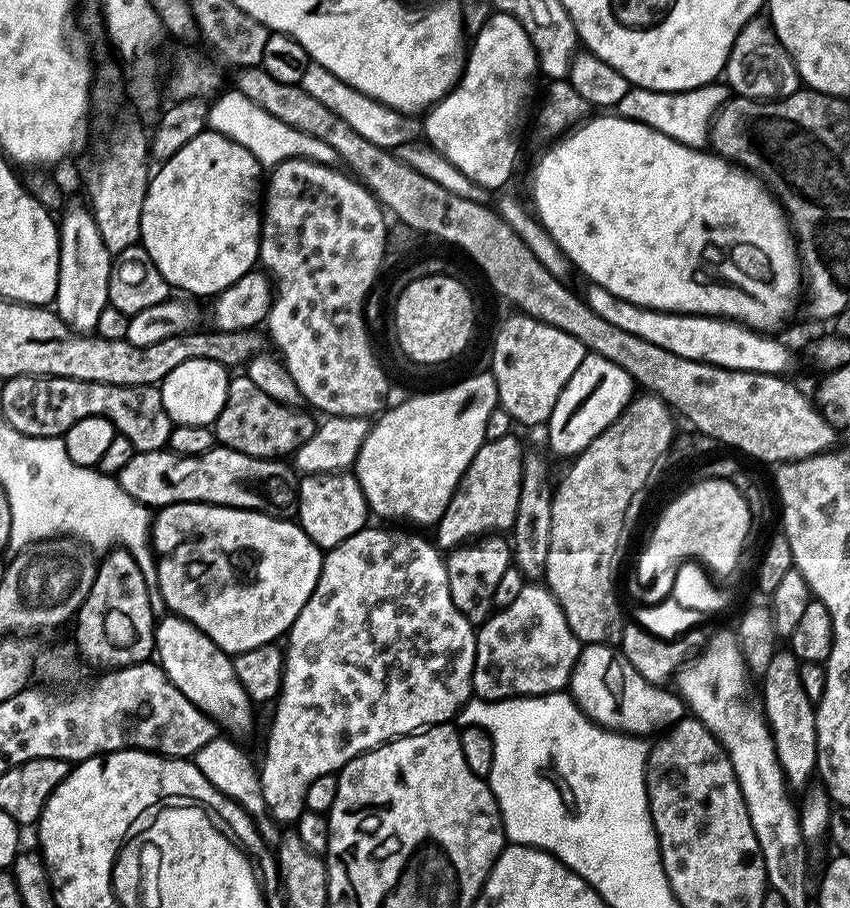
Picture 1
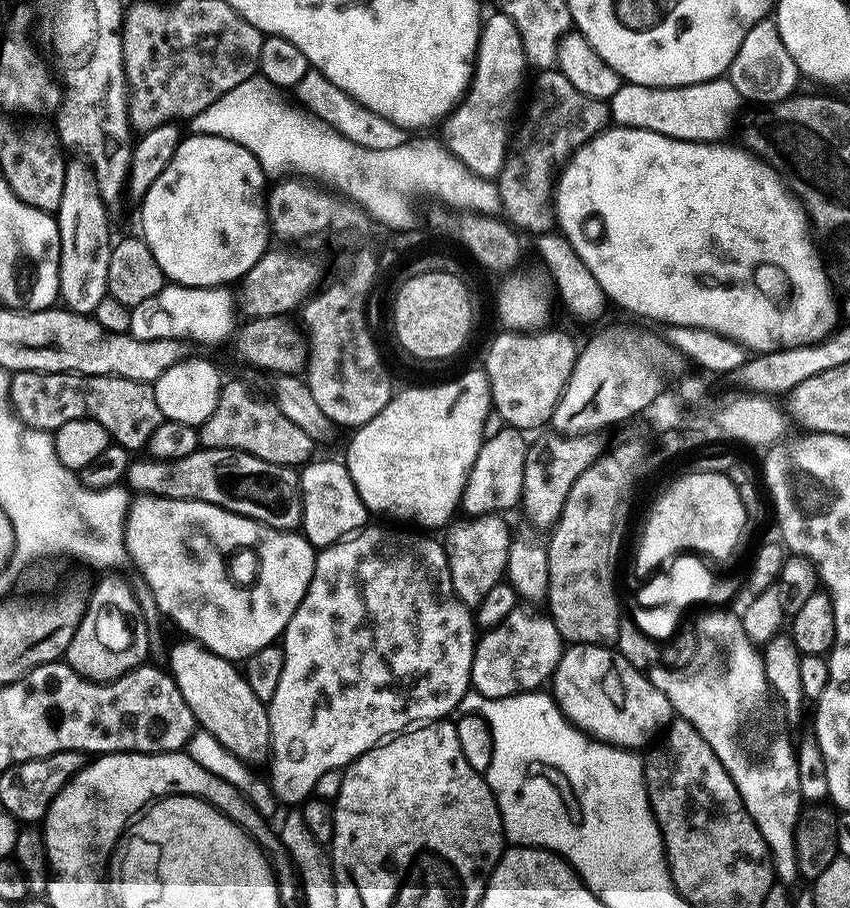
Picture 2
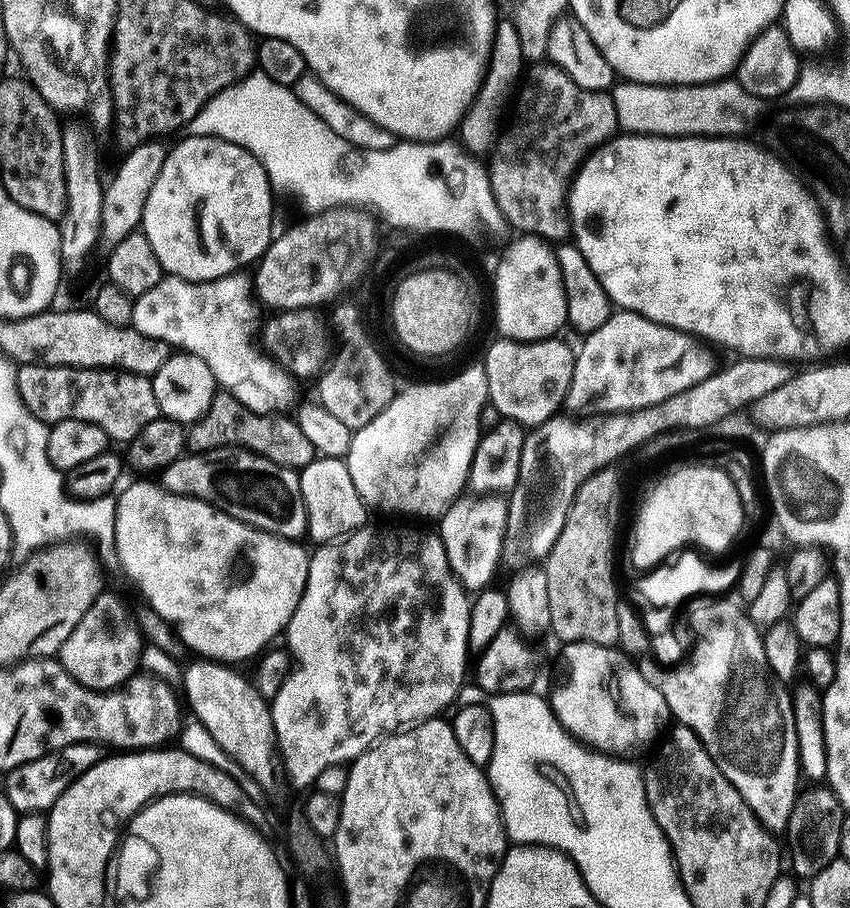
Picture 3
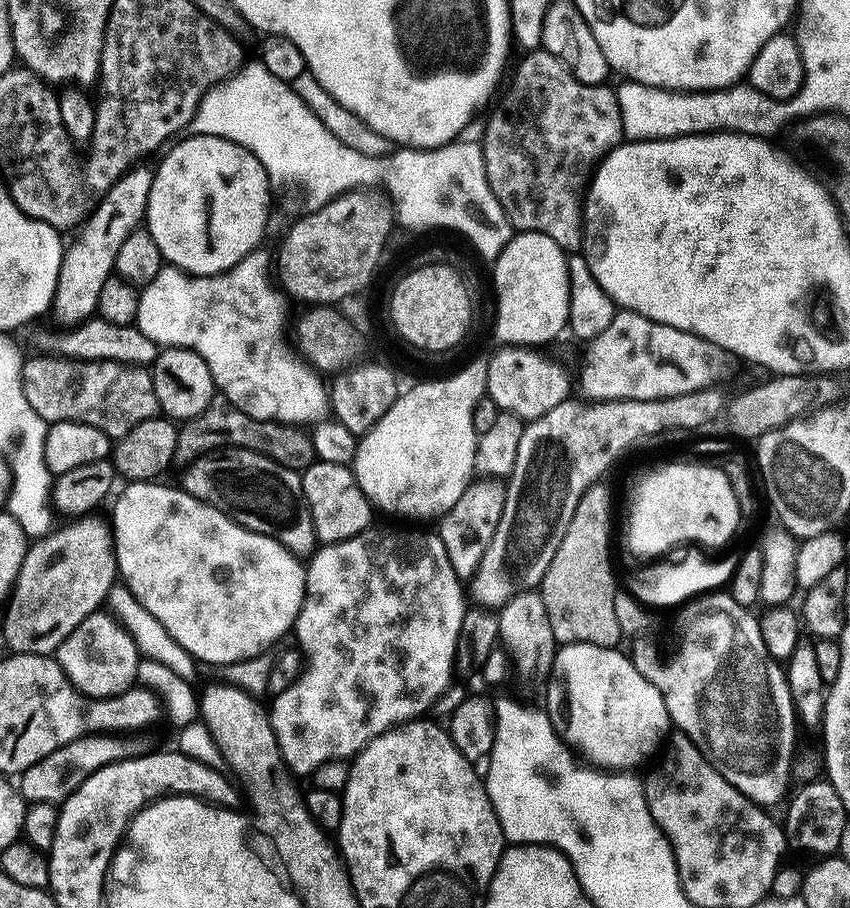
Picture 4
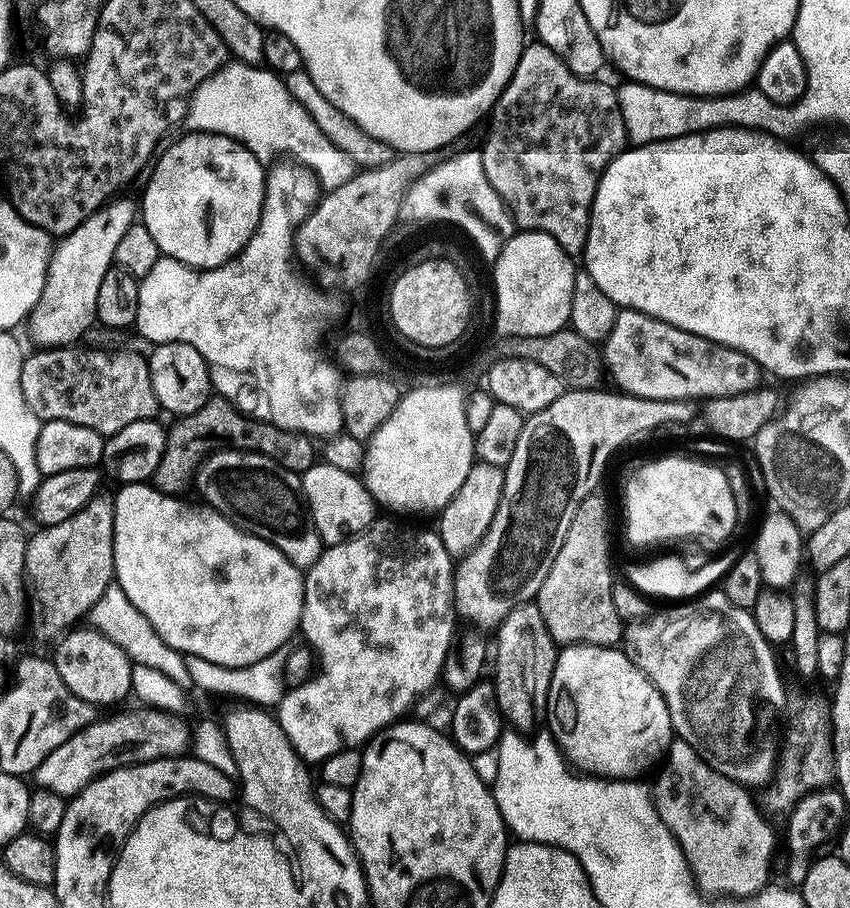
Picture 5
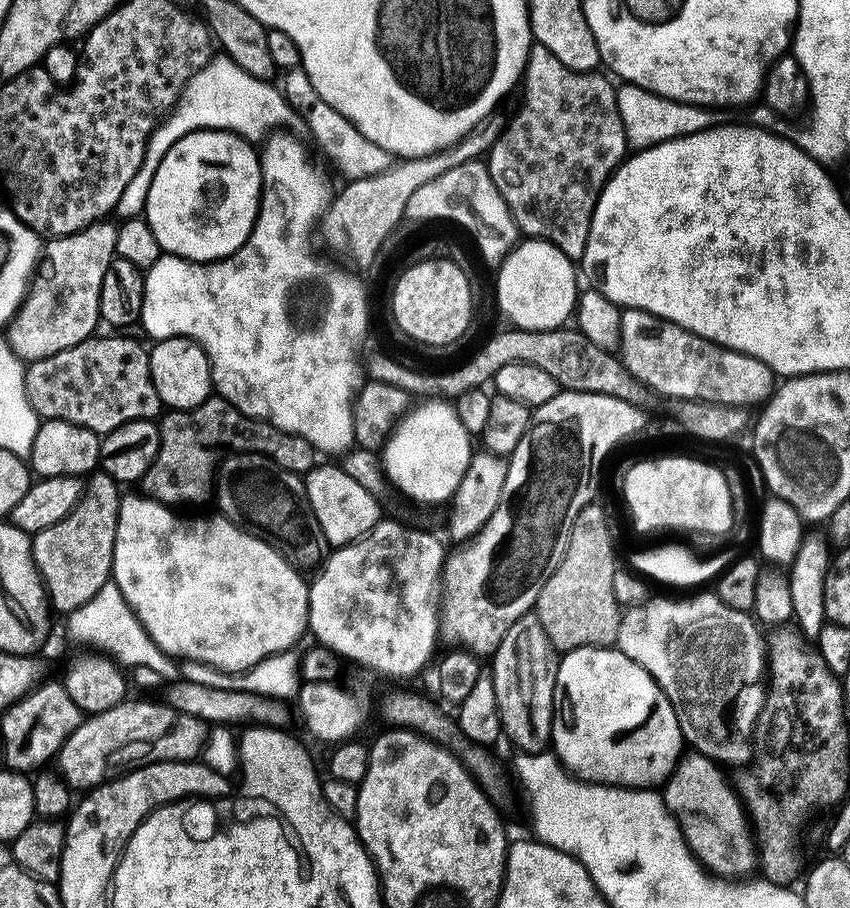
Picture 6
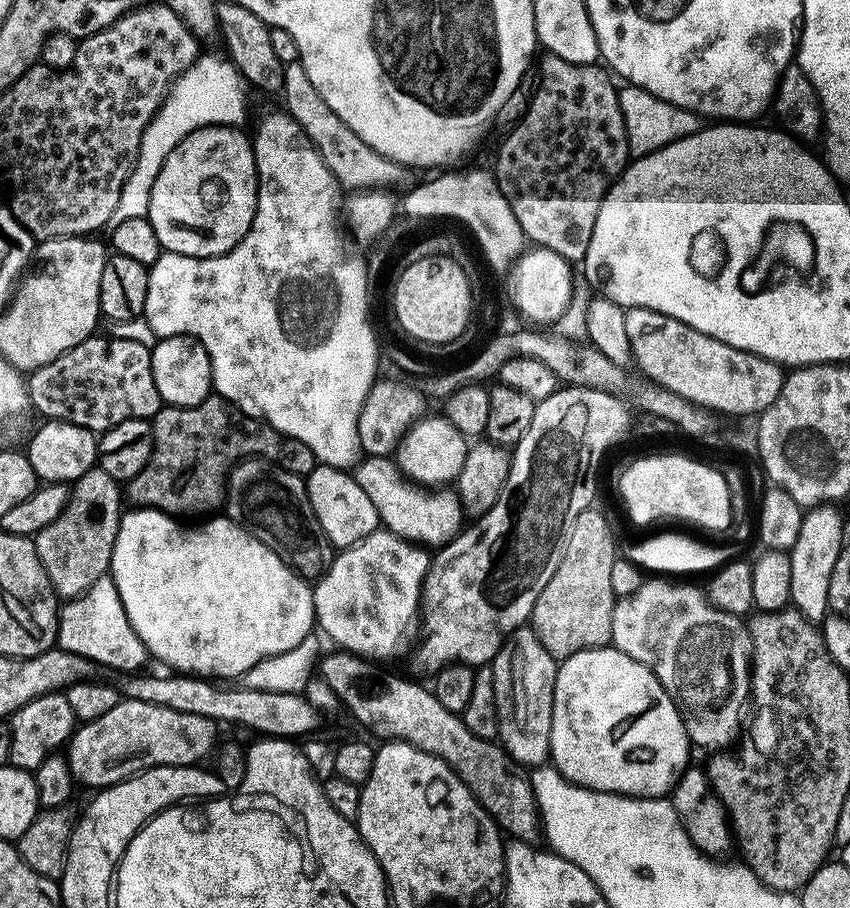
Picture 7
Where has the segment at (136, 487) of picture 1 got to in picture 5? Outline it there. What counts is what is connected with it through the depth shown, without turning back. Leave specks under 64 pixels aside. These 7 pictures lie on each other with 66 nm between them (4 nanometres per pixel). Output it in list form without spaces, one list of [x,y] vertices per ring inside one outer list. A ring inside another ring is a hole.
[[[225,448],[219,452],[213,452],[197,468],[194,477],[194,488],[200,491],[201,498],[199,497],[199,499],[207,507],[219,512],[221,516],[228,517],[231,524],[235,524],[236,527],[248,532],[251,536],[267,540],[295,568],[301,570],[312,568],[314,562],[318,562],[321,552],[326,547],[314,526],[314,518],[304,493],[304,482],[301,473],[286,470],[286,466],[282,466],[268,456],[263,456],[257,452],[240,452],[236,448]]]

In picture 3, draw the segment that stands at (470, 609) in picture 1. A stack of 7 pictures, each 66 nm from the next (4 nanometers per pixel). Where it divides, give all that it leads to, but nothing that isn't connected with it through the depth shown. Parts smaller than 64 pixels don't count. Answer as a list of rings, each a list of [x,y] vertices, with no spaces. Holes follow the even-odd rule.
[[[496,496],[485,498],[472,498],[476,500],[465,500],[459,498],[449,506],[444,515],[439,517],[438,535],[444,544],[448,566],[452,569],[453,576],[460,582],[461,588],[469,593],[475,594],[493,583],[492,575],[496,572],[496,567],[502,561],[504,551],[504,535],[508,525],[508,500]]]

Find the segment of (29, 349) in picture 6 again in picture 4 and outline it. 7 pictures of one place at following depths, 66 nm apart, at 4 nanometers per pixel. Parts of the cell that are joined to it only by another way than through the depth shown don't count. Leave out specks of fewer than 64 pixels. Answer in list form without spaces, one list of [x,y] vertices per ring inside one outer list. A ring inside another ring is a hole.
[[[137,163],[107,185],[108,193],[101,198],[100,205],[89,218],[80,241],[65,251],[56,283],[56,297],[52,299],[52,308],[61,325],[75,326],[96,312],[102,282],[113,275],[116,267],[118,246],[122,246],[122,242],[126,242],[126,238],[130,238],[130,234],[145,223],[154,175],[153,169],[145,164]]]

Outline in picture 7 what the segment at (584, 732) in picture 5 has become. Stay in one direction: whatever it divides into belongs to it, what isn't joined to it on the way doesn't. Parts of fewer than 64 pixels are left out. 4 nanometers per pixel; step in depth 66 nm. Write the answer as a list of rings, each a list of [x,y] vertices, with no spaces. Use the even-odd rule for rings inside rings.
[[[615,646],[607,648],[591,648],[574,654],[569,660],[563,661],[557,667],[556,681],[554,682],[554,706],[552,707],[552,729],[550,730],[550,760],[554,767],[564,775],[571,784],[579,784],[581,788],[592,788],[595,792],[617,792],[619,796],[633,798],[664,798],[676,787],[676,781],[684,769],[689,767],[688,748],[690,741],[684,729],[683,720],[676,701],[670,698],[668,691],[658,682],[647,664],[630,658],[626,653],[619,652]]]

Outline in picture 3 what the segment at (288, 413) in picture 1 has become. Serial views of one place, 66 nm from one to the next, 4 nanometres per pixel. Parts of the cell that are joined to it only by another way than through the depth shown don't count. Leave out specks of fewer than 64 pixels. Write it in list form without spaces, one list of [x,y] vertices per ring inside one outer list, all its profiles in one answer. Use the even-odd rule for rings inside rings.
[[[227,390],[217,391],[210,402],[206,414],[192,421],[188,428],[188,446],[192,452],[213,452],[216,448],[246,448],[278,466],[304,468],[318,453],[302,434],[299,423],[285,414],[265,414],[252,412],[235,394]]]

